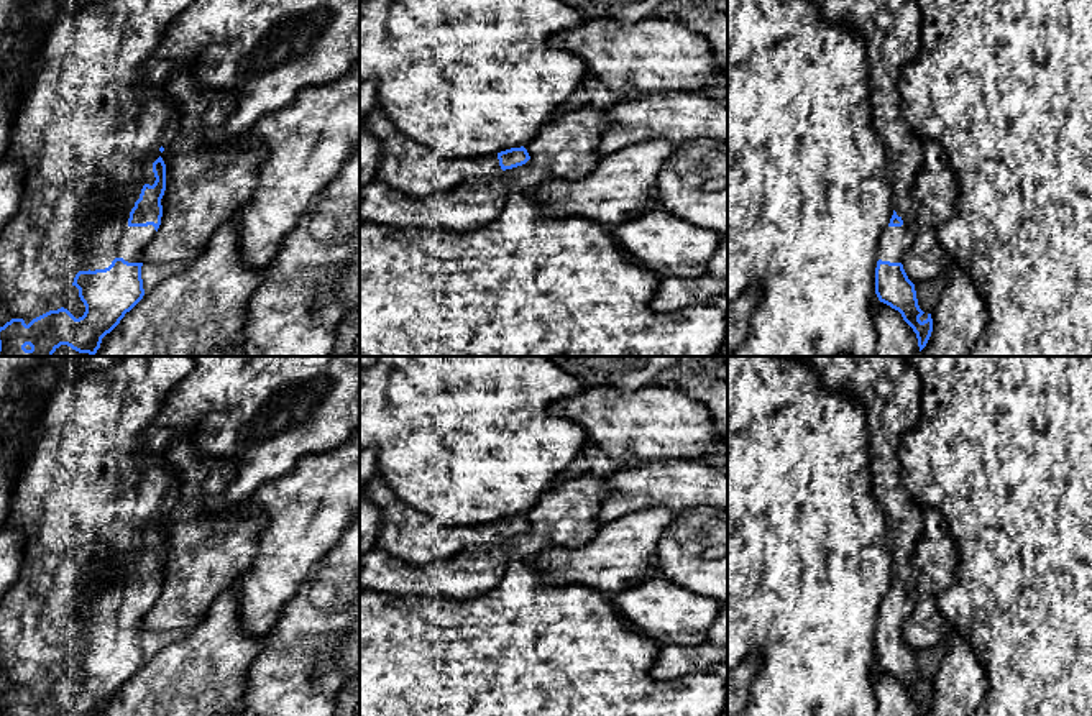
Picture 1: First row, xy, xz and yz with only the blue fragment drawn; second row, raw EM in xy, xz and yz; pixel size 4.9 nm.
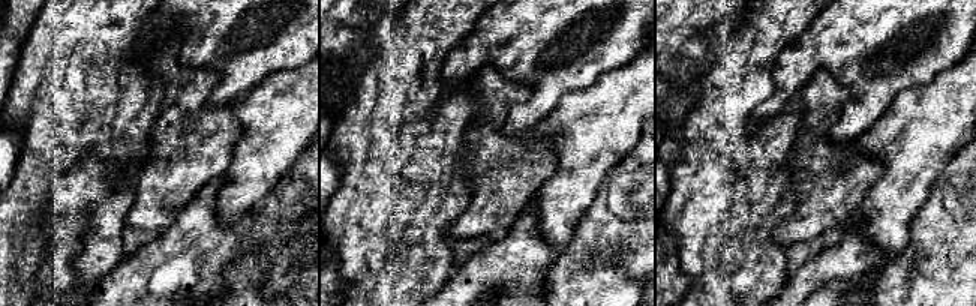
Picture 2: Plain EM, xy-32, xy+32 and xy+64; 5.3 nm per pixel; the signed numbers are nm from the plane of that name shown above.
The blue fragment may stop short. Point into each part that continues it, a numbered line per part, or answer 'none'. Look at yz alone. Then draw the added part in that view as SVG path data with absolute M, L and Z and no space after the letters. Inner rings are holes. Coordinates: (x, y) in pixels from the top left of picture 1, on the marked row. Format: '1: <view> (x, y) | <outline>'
1: yz (890, 28) | M816 0L821 13L833 23L842 23L860 33L867 49L872 125L883 143L885 176L892 187L892 207L903 220L902 227L887 227L879 243L879 259L902 263L911 248L918 227L913 217L911 192L923 166L923 146L903 120L903 99L900 74L916 57L920 30L923 25L920 7L915 0Z

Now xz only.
1: xz (414, 169) | M379 107L366 115L366 130L383 148L374 179L409 197L425 199L445 194L466 181L491 179L502 172L498 154L443 158L435 149L415 143L402 135Z

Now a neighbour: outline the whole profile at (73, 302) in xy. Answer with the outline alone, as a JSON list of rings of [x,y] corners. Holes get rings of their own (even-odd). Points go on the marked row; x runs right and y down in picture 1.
[[[71,286],[71,289],[66,292],[62,307],[67,309],[76,319],[84,315],[85,305],[80,301],[79,289],[76,286]]]

